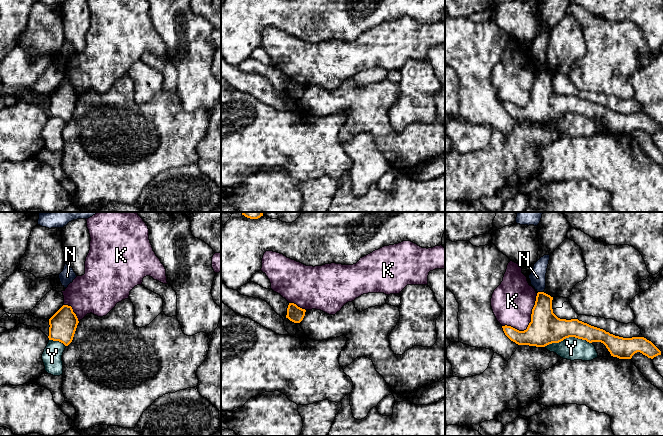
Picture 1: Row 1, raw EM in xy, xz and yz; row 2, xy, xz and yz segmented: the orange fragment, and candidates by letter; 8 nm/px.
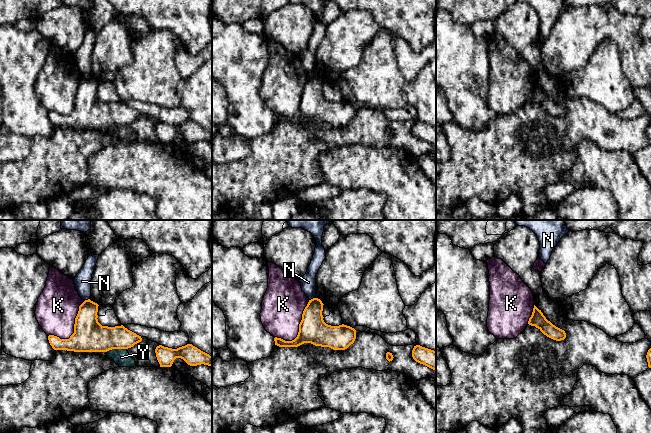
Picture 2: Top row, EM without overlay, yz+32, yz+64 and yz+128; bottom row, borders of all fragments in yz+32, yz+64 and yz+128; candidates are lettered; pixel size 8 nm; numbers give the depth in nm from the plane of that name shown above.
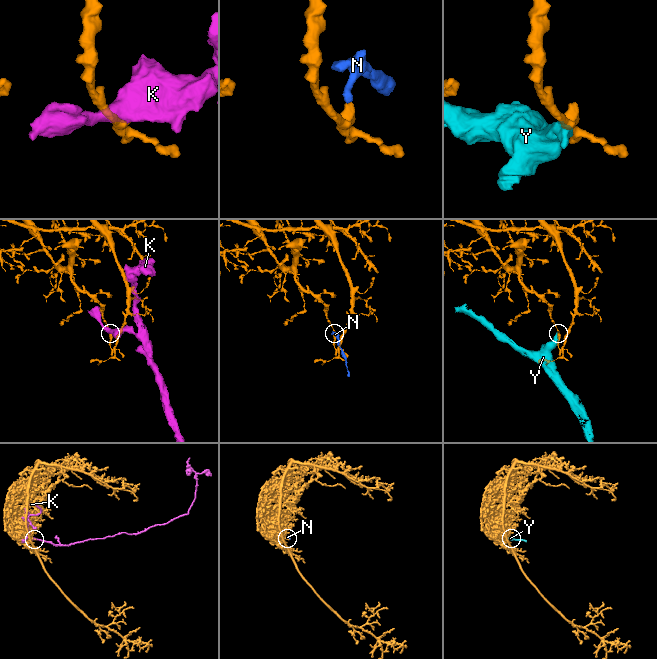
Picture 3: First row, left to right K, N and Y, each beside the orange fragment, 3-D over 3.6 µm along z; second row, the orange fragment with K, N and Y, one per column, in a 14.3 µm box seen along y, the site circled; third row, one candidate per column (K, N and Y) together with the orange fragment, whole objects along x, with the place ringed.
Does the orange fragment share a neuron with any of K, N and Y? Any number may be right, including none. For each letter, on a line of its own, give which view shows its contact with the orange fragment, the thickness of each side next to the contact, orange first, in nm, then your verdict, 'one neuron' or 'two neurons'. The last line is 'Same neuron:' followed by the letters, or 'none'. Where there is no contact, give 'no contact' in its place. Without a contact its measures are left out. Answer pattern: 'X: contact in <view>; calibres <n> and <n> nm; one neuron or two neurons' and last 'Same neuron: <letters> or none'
K: contact in yz; calibres 260 and 340 nm; two neurons
N: contact in yz; calibres 220 and 130 nm; two neurons
Y: contact in yz; calibres 260 and 180 nm; two neurons
Same neuron: none

